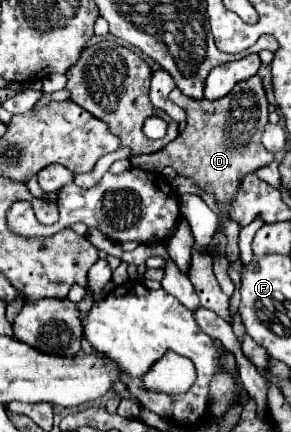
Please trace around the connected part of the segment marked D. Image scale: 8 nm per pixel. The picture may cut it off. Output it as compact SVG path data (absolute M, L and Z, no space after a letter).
M260 76L248 78L246 82L238 82L226 98L218 98L214 102L202 98L202 102L194 98L186 98L178 88L170 92L170 100L178 106L182 106L188 114L186 118L186 130L178 134L170 146L164 146L162 150L154 154L142 154L142 156L130 156L132 168L142 170L162 170L166 166L172 166L180 176L194 180L194 184L216 198L216 204L222 212L222 218L218 222L216 234L212 242L208 244L208 252L212 258L222 258L226 250L226 234L222 232L222 220L228 220L226 210L230 208L230 202L234 200L234 194L238 192L238 186L242 186L242 178L246 174L254 174L262 166L268 166L274 156L262 146L260 138L264 132L264 126L268 124L268 102L266 94L260 82Z

